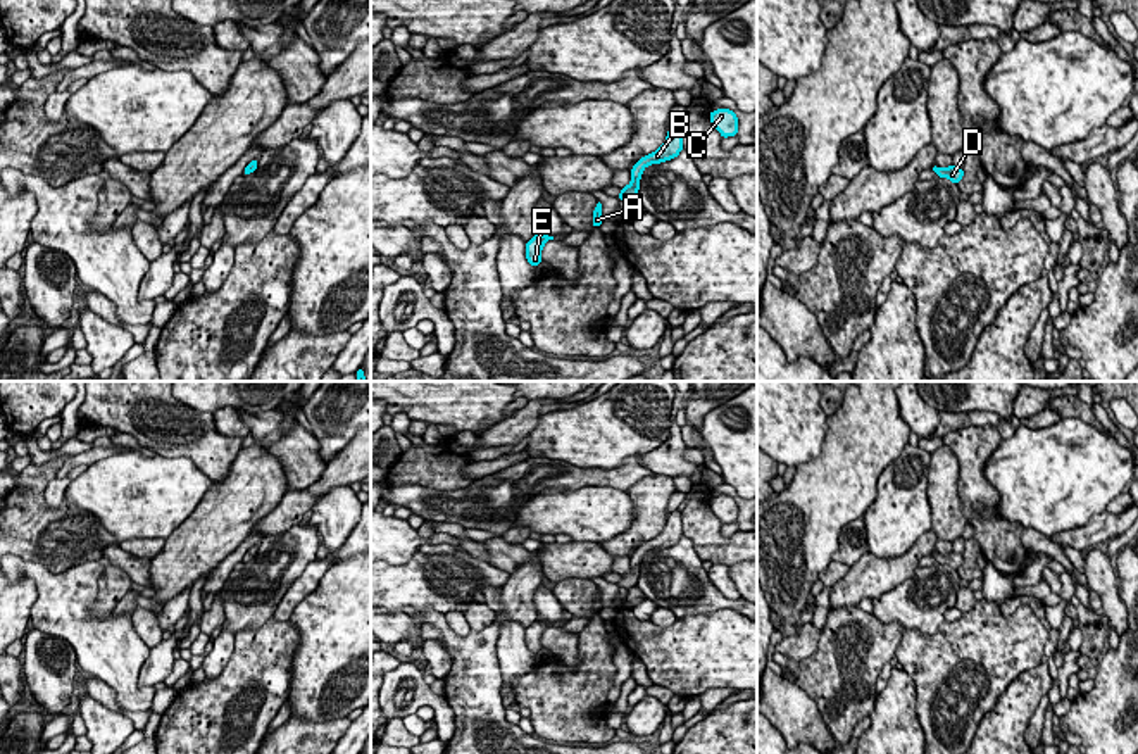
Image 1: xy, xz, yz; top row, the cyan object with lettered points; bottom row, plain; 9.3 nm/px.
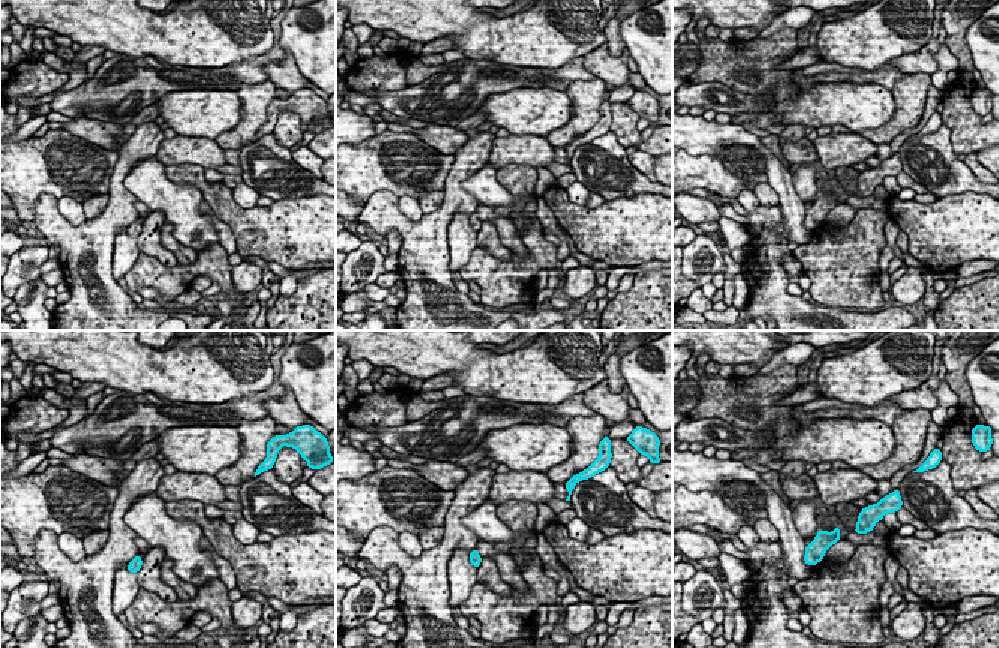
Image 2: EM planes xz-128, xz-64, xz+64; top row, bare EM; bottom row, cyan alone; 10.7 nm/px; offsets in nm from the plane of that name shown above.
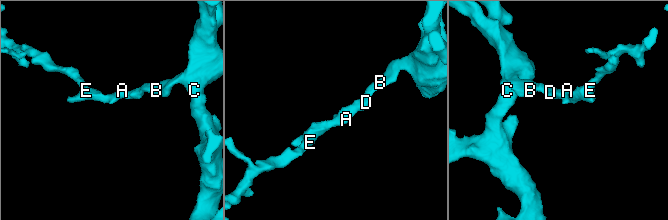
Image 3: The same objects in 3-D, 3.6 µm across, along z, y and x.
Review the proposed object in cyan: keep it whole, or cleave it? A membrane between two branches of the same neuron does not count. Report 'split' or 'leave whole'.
leave whole

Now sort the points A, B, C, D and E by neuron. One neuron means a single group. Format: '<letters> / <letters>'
A B C D E

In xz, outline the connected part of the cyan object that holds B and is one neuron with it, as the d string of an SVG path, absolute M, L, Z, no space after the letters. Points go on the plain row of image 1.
M676 509L674 512L669 514L667 525L662 530L662 533L657 535L655 538L641 544L633 552L633 556L629 559L631 569L628 573L621 575L621 581L617 583L617 587L628 588L628 590L631 587L636 587L643 556L650 550L660 550L660 549L671 547L671 545L678 544L681 537L683 537L681 511Z

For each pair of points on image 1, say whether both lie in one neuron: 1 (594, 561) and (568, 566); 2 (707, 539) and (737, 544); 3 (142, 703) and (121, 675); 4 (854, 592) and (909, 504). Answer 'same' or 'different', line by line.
1: same
2: same
3: same
4: different

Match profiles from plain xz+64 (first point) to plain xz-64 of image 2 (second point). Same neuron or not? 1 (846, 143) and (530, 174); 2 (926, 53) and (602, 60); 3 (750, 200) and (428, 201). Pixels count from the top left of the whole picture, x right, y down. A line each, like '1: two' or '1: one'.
1: two
2: one
3: two

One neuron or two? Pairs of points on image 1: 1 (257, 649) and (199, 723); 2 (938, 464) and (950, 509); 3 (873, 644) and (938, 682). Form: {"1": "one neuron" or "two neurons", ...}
{"1": "one neuron", "2": "one neuron", "3": "two neurons"}

